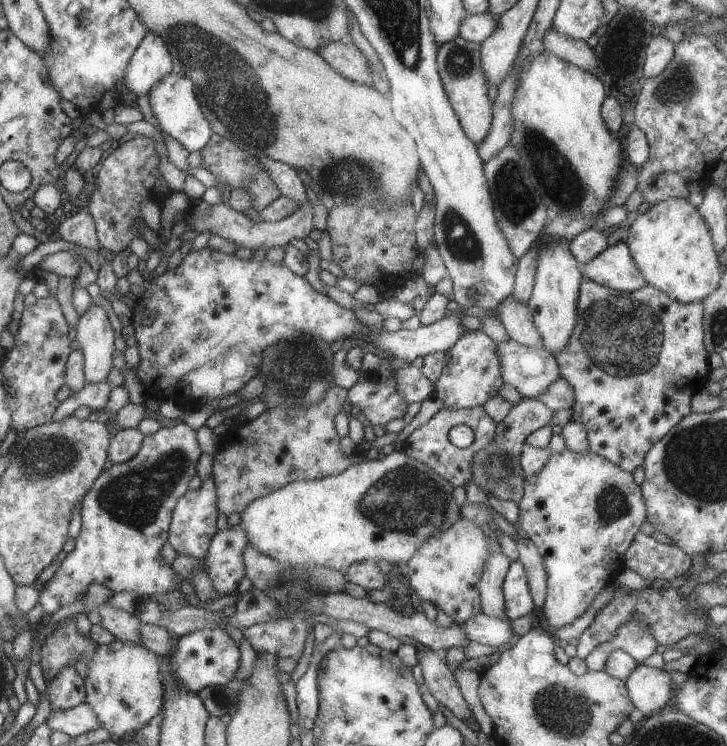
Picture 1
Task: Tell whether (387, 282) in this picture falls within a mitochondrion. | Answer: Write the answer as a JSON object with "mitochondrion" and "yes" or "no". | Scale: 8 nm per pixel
{"mitochondrion":"no"}

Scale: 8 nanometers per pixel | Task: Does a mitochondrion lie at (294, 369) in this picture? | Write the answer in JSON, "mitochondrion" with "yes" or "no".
{"mitochondrion":"yes"}

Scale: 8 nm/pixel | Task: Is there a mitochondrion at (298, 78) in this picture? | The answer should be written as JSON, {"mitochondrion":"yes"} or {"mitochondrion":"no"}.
{"mitochondrion":"no"}

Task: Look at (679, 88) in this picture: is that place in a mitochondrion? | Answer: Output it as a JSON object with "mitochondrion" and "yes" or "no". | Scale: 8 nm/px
{"mitochondrion":"yes"}

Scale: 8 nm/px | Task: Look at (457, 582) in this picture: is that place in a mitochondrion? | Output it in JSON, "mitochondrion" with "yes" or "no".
{"mitochondrion":"no"}

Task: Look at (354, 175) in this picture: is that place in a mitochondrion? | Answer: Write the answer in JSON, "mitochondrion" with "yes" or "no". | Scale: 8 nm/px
{"mitochondrion":"yes"}

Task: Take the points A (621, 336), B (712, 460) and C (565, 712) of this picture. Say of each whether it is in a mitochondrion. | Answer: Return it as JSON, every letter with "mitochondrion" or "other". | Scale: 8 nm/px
{"A":"mitochondrion","B":"mitochondrion","C":"mitochondrion"}

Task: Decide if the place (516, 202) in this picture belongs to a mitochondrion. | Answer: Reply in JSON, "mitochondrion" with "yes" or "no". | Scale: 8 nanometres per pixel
{"mitochondrion":"yes"}

